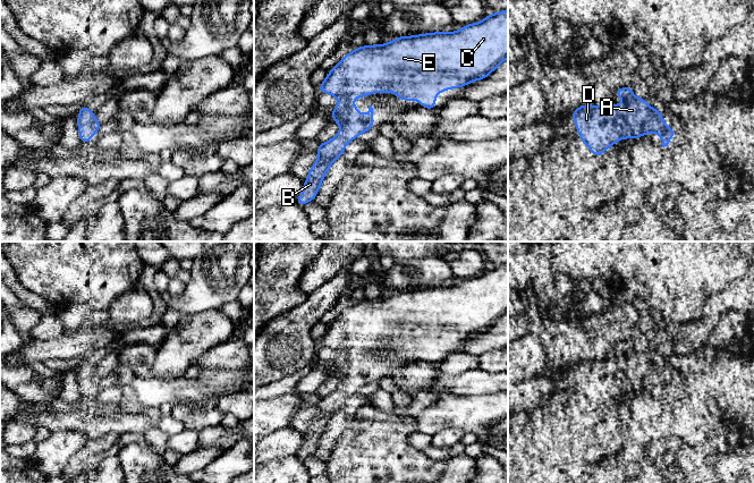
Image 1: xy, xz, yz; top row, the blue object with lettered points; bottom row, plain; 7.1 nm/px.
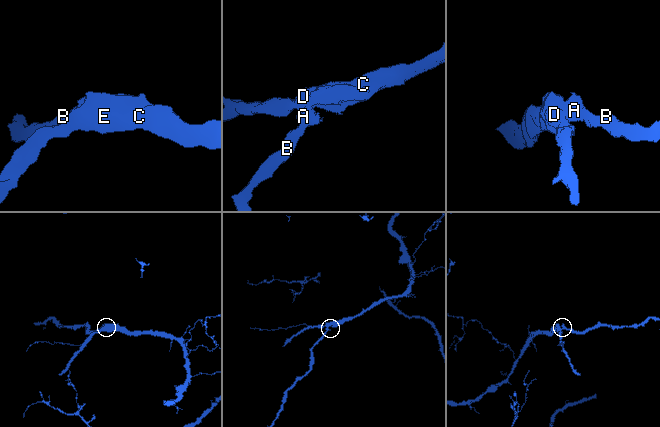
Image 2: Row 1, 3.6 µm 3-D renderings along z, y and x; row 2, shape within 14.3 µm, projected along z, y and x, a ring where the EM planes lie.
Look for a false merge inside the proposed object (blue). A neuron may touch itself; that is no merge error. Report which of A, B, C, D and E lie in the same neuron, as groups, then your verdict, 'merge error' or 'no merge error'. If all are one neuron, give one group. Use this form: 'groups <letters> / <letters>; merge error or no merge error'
groups A B C D E; no merge error

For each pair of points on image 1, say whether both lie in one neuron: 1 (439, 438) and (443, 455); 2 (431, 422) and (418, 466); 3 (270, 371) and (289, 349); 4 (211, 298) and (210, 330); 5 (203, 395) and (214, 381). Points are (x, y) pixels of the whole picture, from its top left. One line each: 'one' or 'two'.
1: two
2: two
3: one
4: two
5: two

